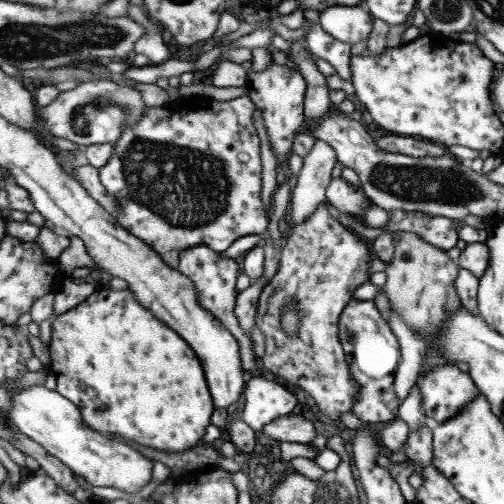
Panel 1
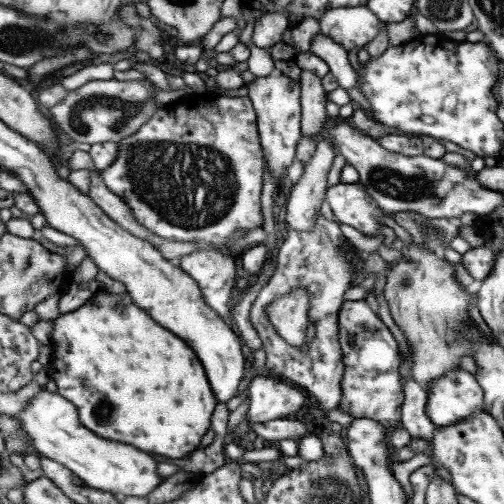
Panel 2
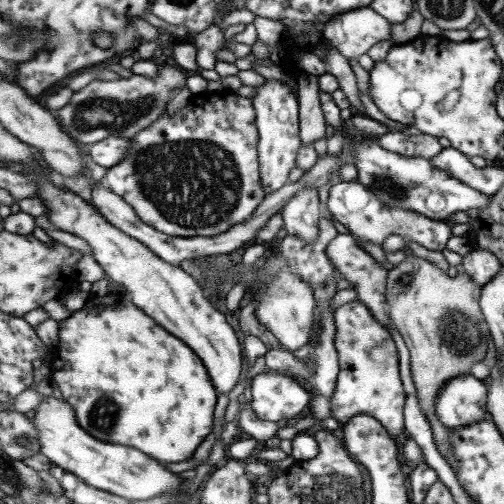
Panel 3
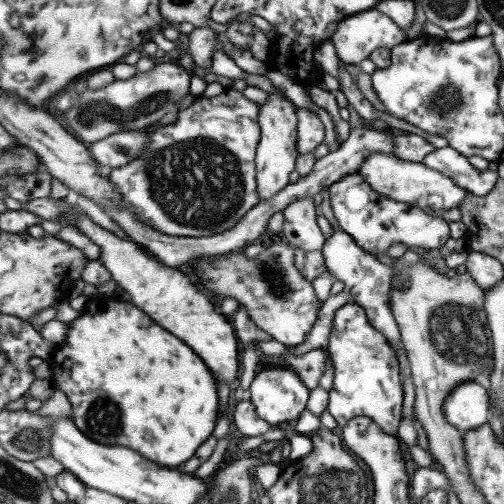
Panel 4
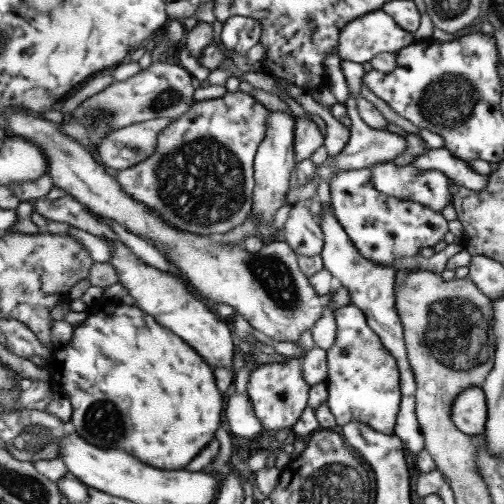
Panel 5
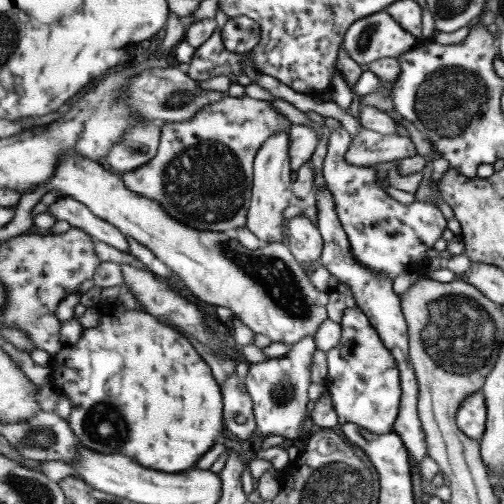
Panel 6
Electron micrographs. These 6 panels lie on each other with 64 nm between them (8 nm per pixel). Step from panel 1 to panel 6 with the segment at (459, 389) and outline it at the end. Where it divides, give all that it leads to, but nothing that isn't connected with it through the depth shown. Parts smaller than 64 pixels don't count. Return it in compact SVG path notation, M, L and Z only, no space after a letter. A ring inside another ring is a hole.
M475 392L471 398L459 406L457 414L457 428L463 432L469 440L481 442L481 436L485 432L485 420L487 420L487 408L481 392Z

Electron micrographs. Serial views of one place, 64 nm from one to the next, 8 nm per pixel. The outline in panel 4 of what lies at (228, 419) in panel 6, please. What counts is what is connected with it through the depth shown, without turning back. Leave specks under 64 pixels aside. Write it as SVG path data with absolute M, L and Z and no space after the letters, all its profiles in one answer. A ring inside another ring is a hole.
M249 396L245 400L241 400L241 402L237 402L235 414L231 418L233 418L231 422L235 424L235 430L245 438L257 438L257 436L263 436L263 434L275 430L275 426L271 426L269 422L265 422L257 414L257 410L255 410Z

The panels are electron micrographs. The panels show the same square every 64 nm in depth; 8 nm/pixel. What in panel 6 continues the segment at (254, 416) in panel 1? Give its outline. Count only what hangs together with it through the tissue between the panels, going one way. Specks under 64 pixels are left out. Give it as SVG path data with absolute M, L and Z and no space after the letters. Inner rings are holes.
M307 336L303 342L297 342L297 346L291 348L291 352L285 358L273 358L259 364L251 364L249 376L245 380L249 396L255 404L255 416L257 416L257 436L269 438L269 436L281 436L287 444L301 444L313 434L313 426L307 414L311 396L311 364L313 356L317 352L317 342L313 336Z

